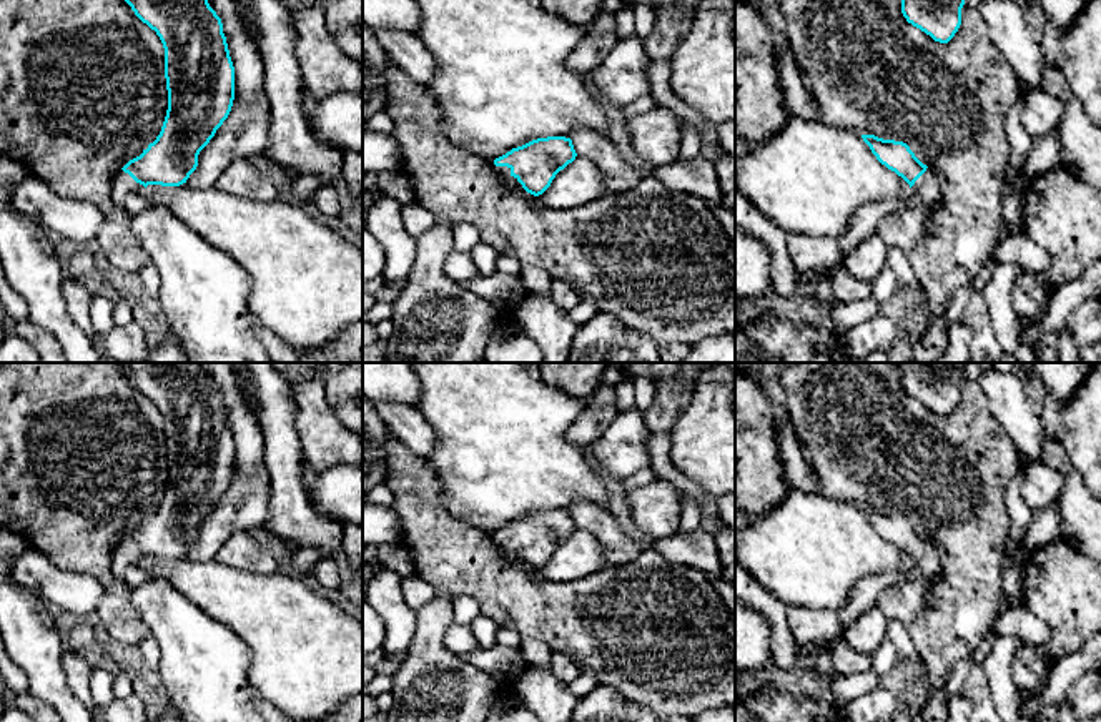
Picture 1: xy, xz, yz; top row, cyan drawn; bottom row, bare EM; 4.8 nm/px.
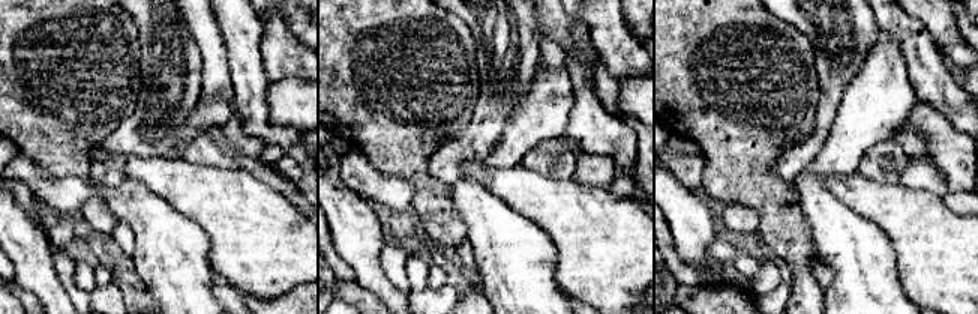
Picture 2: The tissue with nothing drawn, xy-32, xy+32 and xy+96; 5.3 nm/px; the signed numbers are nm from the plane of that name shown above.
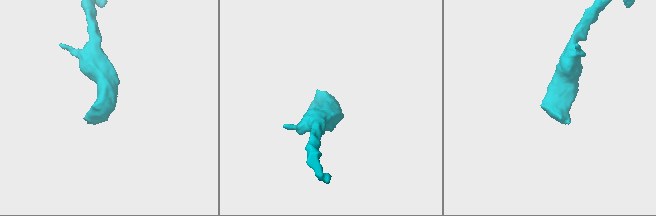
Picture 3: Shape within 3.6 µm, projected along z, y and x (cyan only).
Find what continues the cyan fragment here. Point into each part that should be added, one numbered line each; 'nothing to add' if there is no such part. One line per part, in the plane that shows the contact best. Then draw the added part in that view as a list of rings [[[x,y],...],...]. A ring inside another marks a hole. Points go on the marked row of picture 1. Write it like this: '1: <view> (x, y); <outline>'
1: xz (504, 172); [[[494,165],[494,170],[496,170],[496,173],[497,173],[499,176],[502,176],[506,181],[509,181],[511,185],[514,185],[516,188],[522,188],[522,185],[517,181],[517,178],[514,178],[514,176],[511,175],[511,168],[507,168],[507,166],[496,166],[496,165]]]

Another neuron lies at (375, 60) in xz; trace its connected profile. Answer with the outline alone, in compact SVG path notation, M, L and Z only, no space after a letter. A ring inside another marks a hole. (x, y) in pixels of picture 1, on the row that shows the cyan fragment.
M363 23L363 120L386 111L388 82L386 68L391 60L376 40L374 30Z

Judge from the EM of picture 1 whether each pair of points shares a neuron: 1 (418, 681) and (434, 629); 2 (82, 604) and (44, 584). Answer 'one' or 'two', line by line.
1: one
2: one

